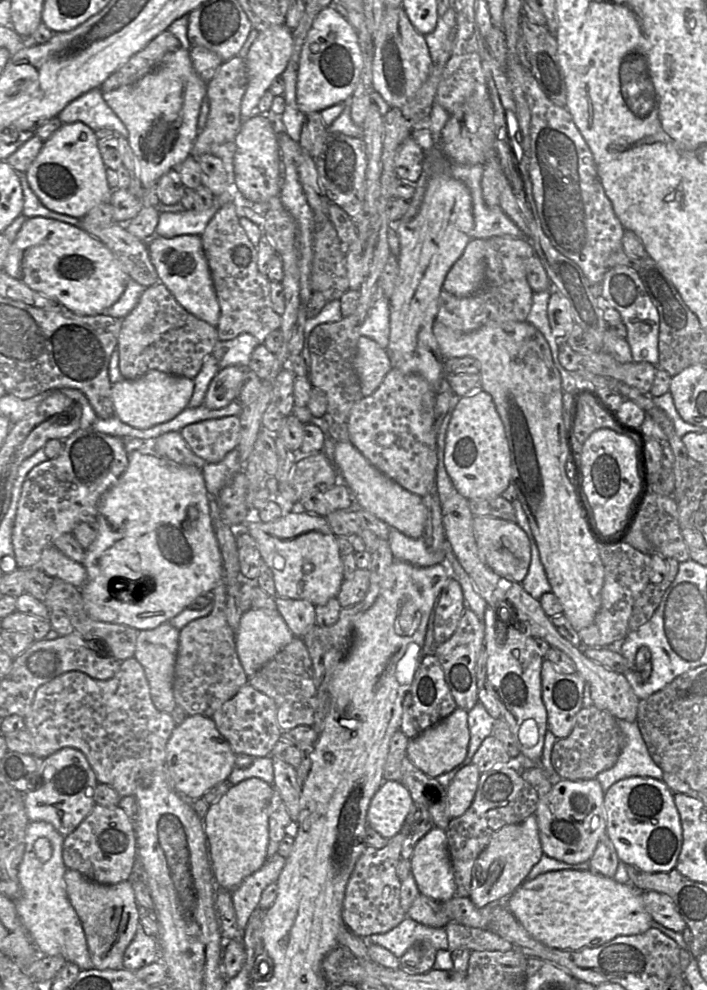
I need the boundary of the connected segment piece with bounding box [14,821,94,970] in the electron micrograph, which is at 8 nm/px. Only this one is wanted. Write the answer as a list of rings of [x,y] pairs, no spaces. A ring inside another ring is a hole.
[[[44,821],[29,822],[26,828],[24,854],[18,867],[21,896],[14,900],[14,905],[41,956],[61,955],[66,962],[76,964],[80,970],[90,970],[94,969],[94,966],[83,927],[66,892],[64,874],[68,868],[62,857],[63,842],[64,837],[52,824]],[[39,838],[47,839],[51,847],[51,857],[45,863],[38,860],[33,849],[35,841]]]

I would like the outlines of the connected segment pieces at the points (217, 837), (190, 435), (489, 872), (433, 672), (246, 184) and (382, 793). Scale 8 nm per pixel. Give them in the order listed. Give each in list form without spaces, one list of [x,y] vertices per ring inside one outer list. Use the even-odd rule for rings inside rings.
[[[256,777],[248,778],[231,786],[224,795],[209,805],[203,825],[208,855],[218,888],[232,892],[267,860],[268,807],[273,792],[272,784]]]
[[[225,416],[189,424],[180,433],[197,456],[207,463],[218,463],[237,448],[240,429],[238,416]]]
[[[536,815],[523,822],[506,825],[493,833],[488,845],[480,853],[472,868],[469,898],[477,908],[506,898],[524,881],[543,855]]]
[[[434,652],[425,656],[422,660],[410,692],[405,695],[403,700],[403,714],[400,726],[401,731],[409,739],[417,737],[449,716],[457,708],[457,704],[445,681],[442,666]],[[410,692],[412,693],[412,698]]]
[[[257,111],[251,117],[245,117],[234,138],[233,157],[234,184],[249,201],[267,203],[277,199],[280,193],[280,150],[272,119]]]
[[[385,780],[370,801],[367,825],[388,840],[400,833],[412,806],[411,794],[400,781]]]

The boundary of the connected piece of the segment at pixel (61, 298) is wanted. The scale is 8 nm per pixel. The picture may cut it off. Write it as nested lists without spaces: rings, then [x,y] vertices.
[[[45,217],[25,220],[11,242],[3,271],[80,315],[104,314],[132,279],[102,242],[79,227]]]

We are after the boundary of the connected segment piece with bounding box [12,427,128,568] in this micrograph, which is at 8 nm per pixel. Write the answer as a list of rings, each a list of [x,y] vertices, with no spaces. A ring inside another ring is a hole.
[[[89,427],[76,430],[63,442],[61,454],[35,466],[22,484],[12,533],[13,556],[19,568],[38,567],[42,551],[52,546],[62,534],[72,533],[81,522],[96,520],[100,500],[127,469],[128,453],[120,437]]]

